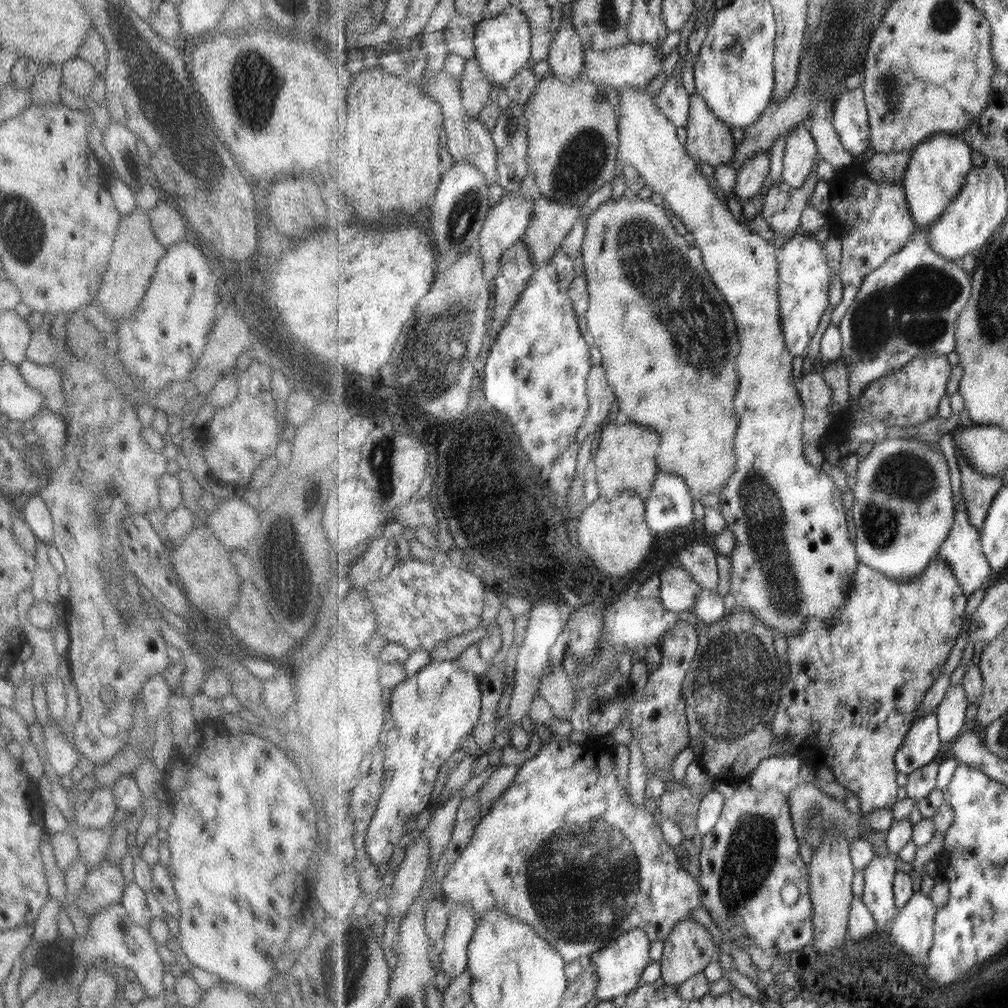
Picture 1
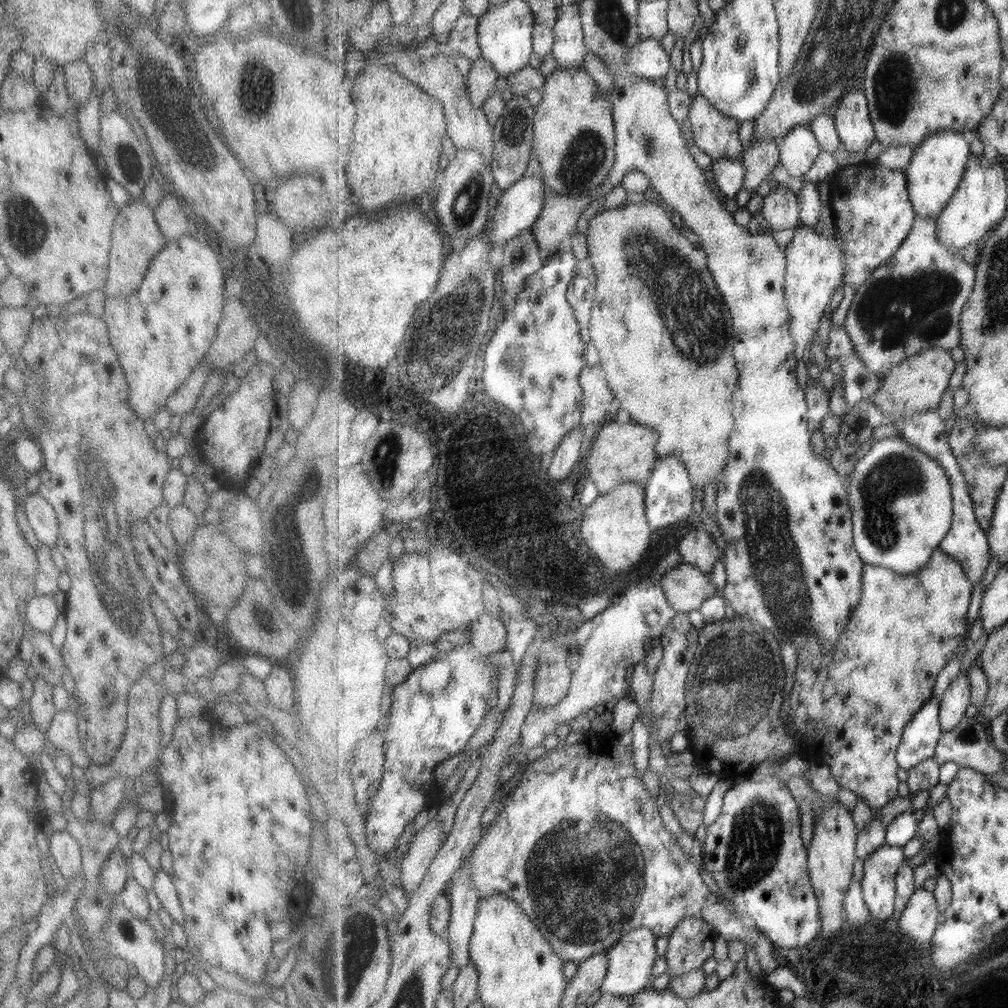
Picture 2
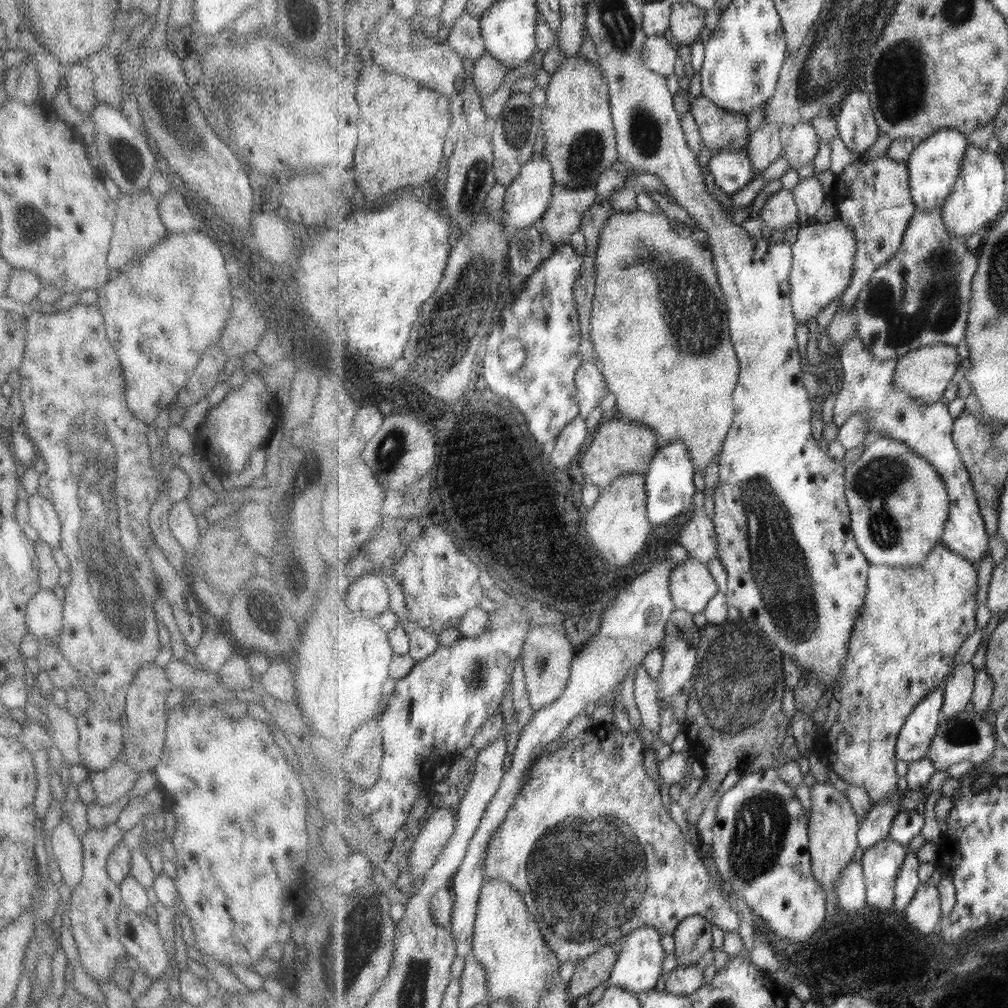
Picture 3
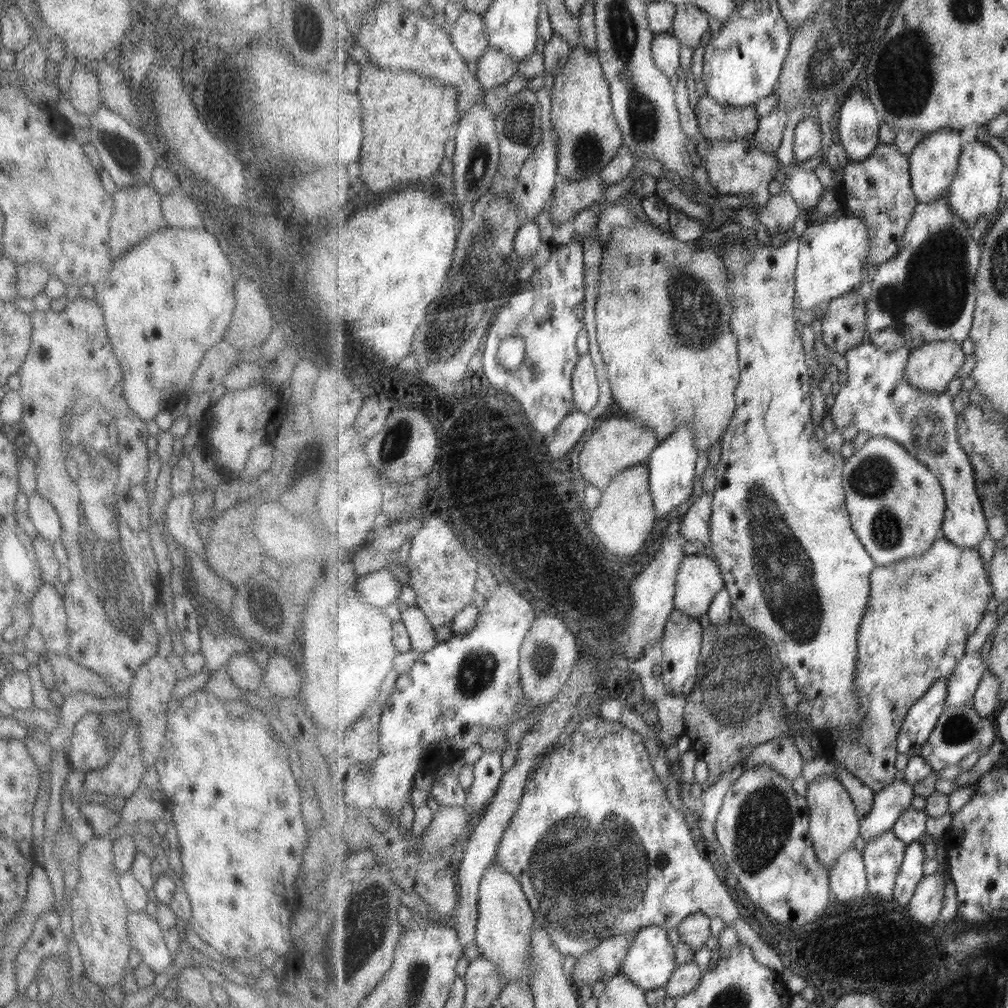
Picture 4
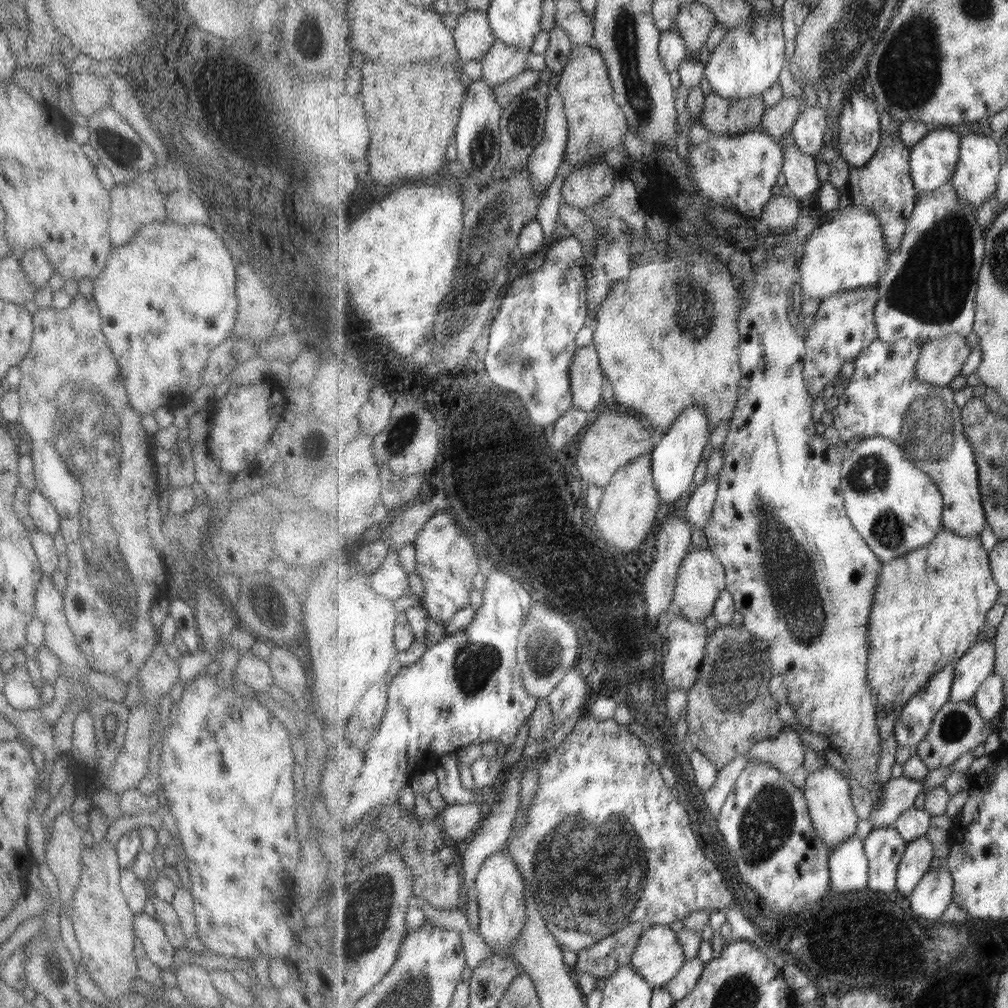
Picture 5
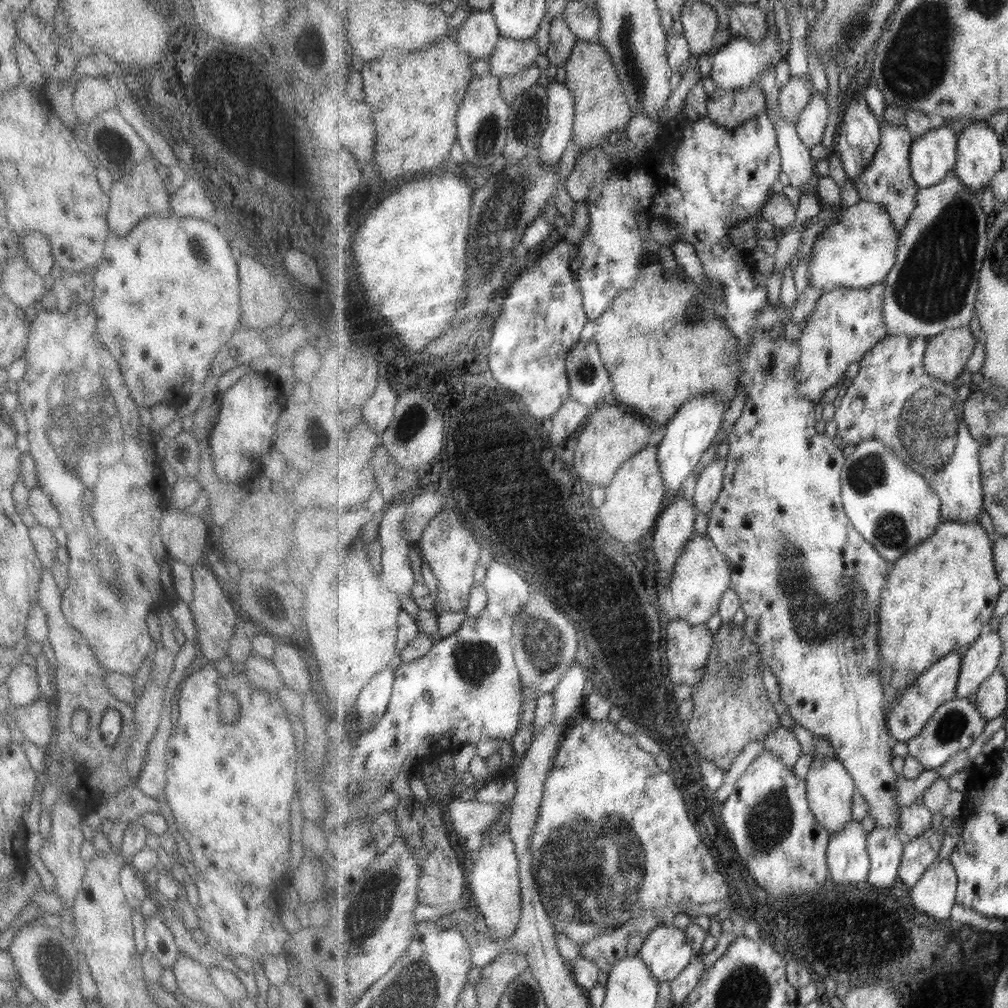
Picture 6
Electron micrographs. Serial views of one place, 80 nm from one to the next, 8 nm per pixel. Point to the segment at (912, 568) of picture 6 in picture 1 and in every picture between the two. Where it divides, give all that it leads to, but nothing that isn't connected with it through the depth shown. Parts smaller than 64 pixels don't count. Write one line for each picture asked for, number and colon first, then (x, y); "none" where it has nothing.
1: (855, 683)
2: (854, 705)
3: (915, 619)
4: (922, 610)
5: (930, 605)

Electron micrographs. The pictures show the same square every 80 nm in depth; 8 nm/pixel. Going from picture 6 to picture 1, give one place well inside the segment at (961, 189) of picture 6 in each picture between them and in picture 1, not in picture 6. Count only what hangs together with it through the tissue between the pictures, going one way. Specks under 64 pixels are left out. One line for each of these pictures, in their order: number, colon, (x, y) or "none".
1: (910, 306)
2: (914, 303)
3: (921, 297)
4: (926, 293)
5: (929, 292)

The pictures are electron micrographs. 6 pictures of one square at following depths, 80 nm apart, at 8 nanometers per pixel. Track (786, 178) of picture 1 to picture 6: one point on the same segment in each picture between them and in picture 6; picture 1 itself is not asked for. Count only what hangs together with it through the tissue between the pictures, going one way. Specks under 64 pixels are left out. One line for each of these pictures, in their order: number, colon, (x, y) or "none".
2: (800, 149)
3: (803, 144)
4: (807, 134)
5: (809, 129)
6: (811, 125)

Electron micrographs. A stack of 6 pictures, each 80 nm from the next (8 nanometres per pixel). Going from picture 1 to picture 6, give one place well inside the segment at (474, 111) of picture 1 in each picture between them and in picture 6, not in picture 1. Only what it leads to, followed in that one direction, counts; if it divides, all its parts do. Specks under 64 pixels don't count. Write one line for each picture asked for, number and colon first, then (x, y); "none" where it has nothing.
2: (482, 78)
3: (489, 73)
4: (495, 67)
5: (502, 63)
6: (510, 57)

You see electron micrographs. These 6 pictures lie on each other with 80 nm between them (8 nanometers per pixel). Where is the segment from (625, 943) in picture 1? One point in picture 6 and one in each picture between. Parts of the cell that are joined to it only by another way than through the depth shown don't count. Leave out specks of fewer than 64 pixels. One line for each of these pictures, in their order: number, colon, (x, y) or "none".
2: (631, 960)
3: (638, 969)
4: (650, 963)
5: (658, 957)
6: (666, 952)

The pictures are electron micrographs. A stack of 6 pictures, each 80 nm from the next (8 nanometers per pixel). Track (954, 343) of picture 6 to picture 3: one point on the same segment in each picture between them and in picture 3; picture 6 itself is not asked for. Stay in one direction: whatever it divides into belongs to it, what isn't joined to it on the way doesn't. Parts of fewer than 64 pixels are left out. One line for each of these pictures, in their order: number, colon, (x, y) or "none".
3: (925, 373)
4: (932, 366)
5: (941, 360)

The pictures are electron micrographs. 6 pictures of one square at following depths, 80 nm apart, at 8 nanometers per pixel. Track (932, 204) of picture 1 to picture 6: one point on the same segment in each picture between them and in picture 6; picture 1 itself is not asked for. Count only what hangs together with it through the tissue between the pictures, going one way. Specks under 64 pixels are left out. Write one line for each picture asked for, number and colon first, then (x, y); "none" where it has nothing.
2: (938, 165)
3: (935, 165)
4: (934, 164)
5: (933, 162)
6: (933, 157)

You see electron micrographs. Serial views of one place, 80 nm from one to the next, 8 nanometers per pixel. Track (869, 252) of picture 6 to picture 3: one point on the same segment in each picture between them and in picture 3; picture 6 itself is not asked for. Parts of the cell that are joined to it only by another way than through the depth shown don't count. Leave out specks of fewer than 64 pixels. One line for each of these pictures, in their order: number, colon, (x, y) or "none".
3: (823, 267)
4: (832, 259)
5: (849, 253)

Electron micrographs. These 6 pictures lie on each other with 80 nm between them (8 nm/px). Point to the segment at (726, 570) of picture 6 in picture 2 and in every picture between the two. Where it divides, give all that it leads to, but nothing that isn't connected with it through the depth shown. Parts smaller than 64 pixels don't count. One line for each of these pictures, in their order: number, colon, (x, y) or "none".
2: (686, 587)
3: (692, 587)
4: (699, 580)
5: (702, 577)

